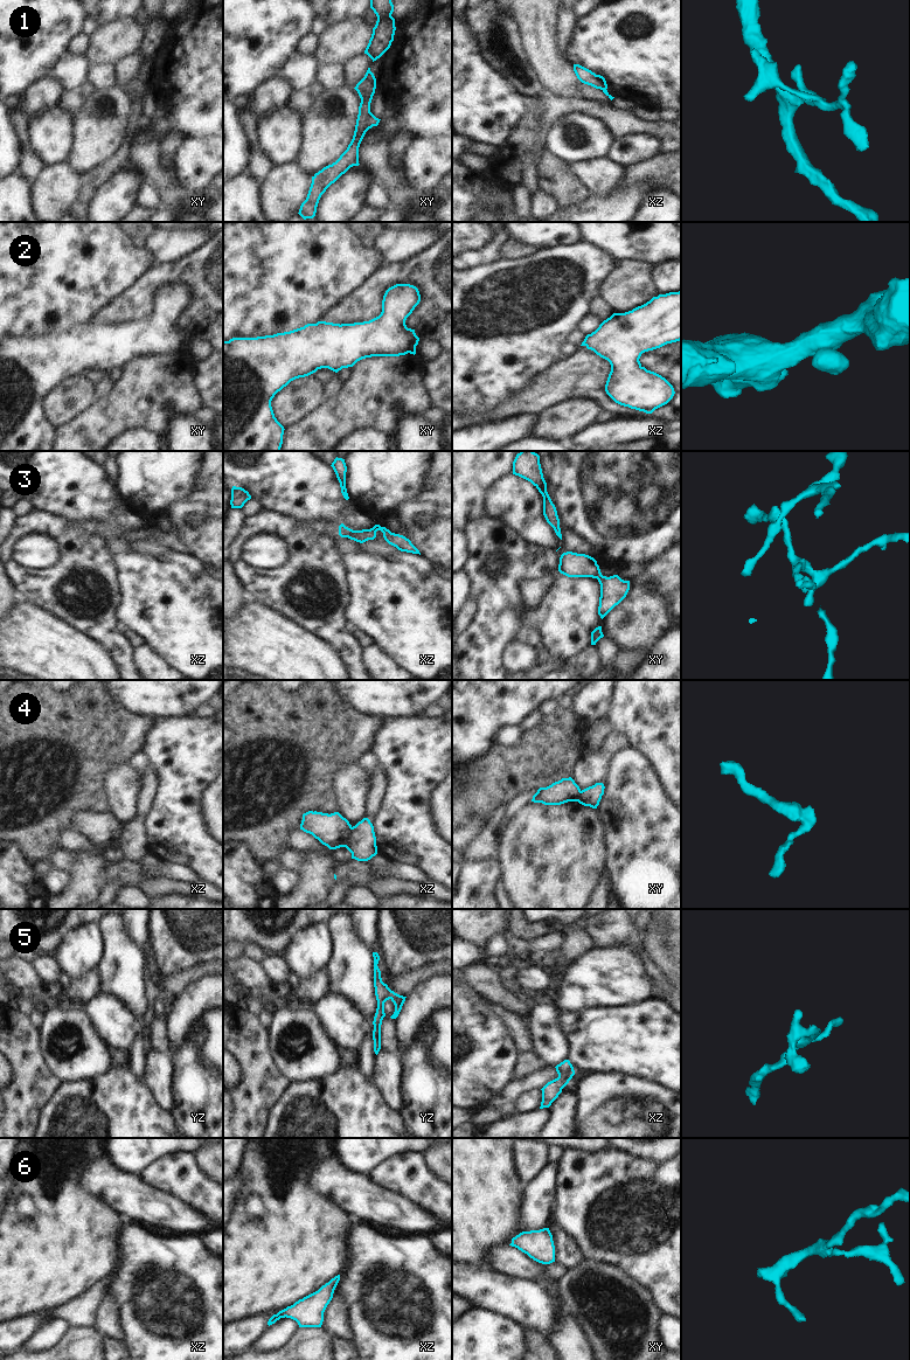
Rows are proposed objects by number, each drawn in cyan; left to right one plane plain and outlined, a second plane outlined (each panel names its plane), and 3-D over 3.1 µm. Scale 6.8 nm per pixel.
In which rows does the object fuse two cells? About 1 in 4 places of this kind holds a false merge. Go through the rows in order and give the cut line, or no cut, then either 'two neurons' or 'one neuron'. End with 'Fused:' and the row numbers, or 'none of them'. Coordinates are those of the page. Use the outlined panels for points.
1: cut in xy along (376, 57), (373, 60); two neurons
2: no cut; one neuron
3: no cut; one neuron
4: cut in xz along (352, 827), (344, 846); two neurons
5: no cut; one neuron
6: no cut; one neuron
Fused: 1, 4

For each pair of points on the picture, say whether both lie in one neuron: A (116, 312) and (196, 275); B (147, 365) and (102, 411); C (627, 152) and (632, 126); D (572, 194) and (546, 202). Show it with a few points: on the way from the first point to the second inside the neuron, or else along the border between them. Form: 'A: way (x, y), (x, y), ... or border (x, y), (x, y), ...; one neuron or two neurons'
A: way (136, 298), (159, 275), (176, 275); one neuron
B: way (139, 376), (113, 402); one neuron
C: border (613, 137), (648, 133), (658, 141); two neurons
D: border (539, 188), (547, 193), (557, 207); two neurons

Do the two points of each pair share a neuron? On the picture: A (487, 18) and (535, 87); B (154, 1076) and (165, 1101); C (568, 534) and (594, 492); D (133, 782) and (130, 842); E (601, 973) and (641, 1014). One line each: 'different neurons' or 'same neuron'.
A: same neuron
B: same neuron
C: different neurons
D: different neurons
E: different neurons

